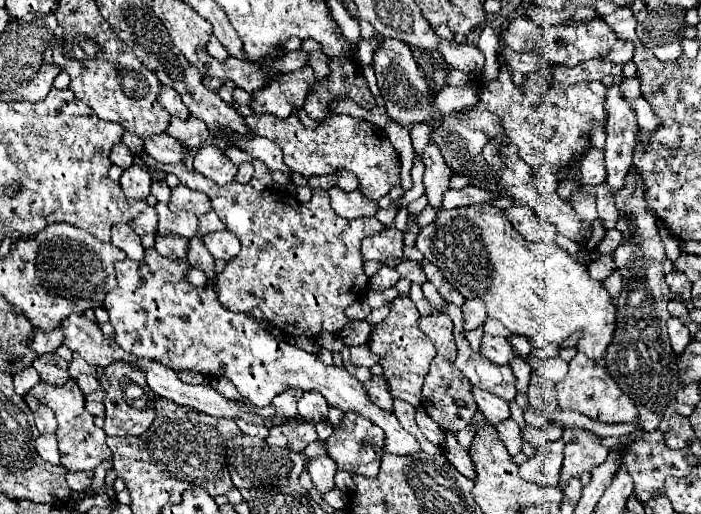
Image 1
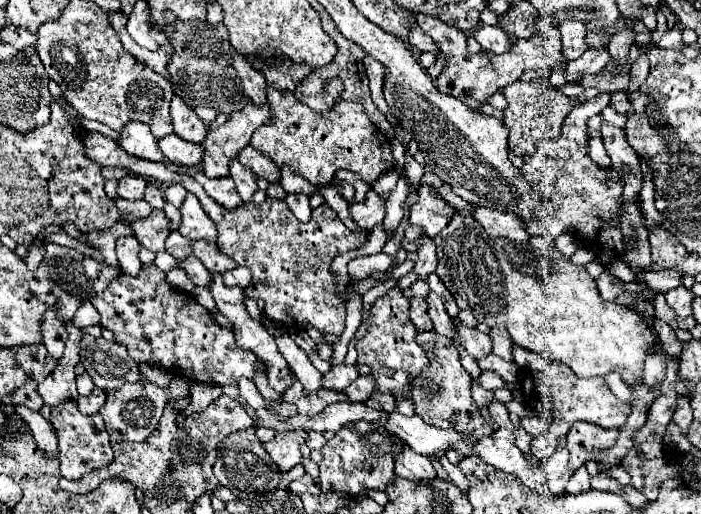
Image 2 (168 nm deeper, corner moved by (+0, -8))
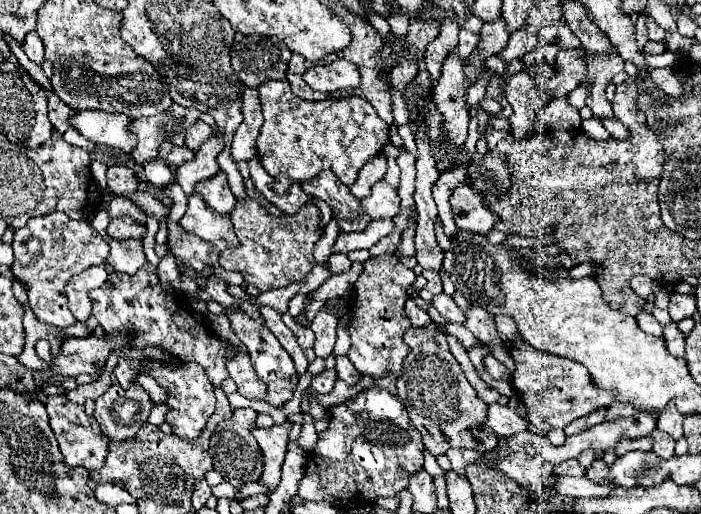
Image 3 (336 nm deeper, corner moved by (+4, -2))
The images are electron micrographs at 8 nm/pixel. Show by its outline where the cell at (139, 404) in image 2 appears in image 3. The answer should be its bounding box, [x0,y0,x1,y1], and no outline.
[94,382,152,440]

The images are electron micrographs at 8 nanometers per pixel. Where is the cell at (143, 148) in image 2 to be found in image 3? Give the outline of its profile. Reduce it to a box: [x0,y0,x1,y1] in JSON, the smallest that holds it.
[72,110,138,154]

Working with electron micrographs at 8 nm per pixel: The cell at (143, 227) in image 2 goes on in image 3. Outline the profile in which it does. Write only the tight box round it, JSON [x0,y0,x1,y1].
[106,216,146,240]

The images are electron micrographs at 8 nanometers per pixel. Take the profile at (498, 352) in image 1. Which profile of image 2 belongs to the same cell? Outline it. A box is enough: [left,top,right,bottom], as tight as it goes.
[452,318,492,358]

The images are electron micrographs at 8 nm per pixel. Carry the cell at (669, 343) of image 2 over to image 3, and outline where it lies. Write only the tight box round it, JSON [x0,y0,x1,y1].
[636,312,662,336]

